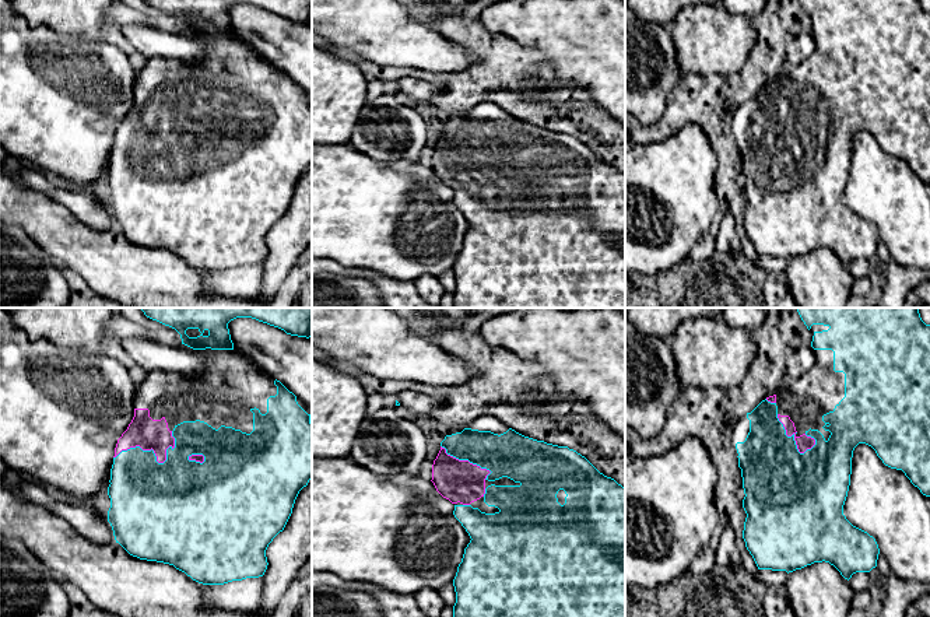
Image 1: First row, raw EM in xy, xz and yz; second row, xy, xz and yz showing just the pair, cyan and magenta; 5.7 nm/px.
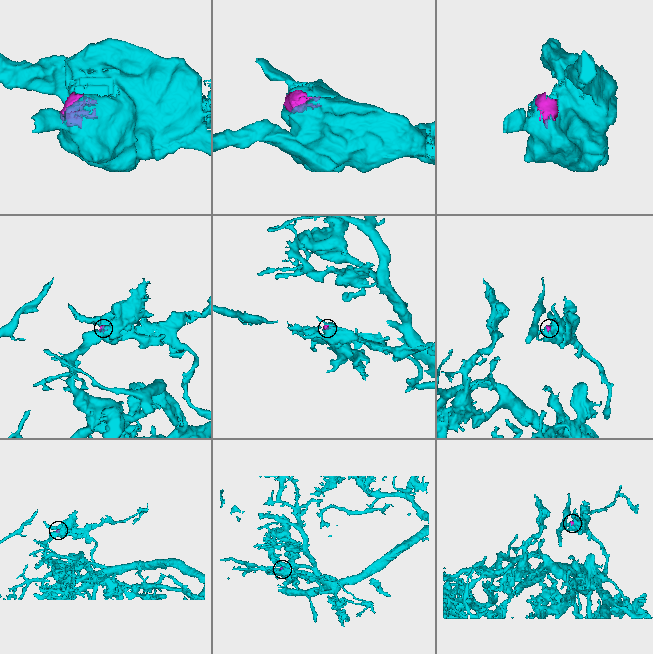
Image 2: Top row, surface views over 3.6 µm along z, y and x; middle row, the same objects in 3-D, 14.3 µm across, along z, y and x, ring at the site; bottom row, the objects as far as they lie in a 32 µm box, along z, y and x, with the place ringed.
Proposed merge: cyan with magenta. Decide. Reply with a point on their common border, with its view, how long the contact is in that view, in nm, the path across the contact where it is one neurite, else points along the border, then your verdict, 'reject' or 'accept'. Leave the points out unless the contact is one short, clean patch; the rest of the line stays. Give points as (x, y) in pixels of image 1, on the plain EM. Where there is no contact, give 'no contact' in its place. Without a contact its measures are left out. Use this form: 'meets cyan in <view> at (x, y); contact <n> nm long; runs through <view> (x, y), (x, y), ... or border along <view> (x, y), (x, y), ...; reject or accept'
meets cyan in xy at (153, 139); contact 380 nm long; accept

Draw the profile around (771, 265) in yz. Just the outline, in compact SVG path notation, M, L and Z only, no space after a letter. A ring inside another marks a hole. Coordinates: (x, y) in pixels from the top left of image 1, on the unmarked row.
M759 256L758 264L766 271L775 276L783 273L787 266L786 257Z

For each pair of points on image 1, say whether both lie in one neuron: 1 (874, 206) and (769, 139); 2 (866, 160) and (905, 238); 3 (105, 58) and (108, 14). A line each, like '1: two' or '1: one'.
1: two
2: one
3: two

